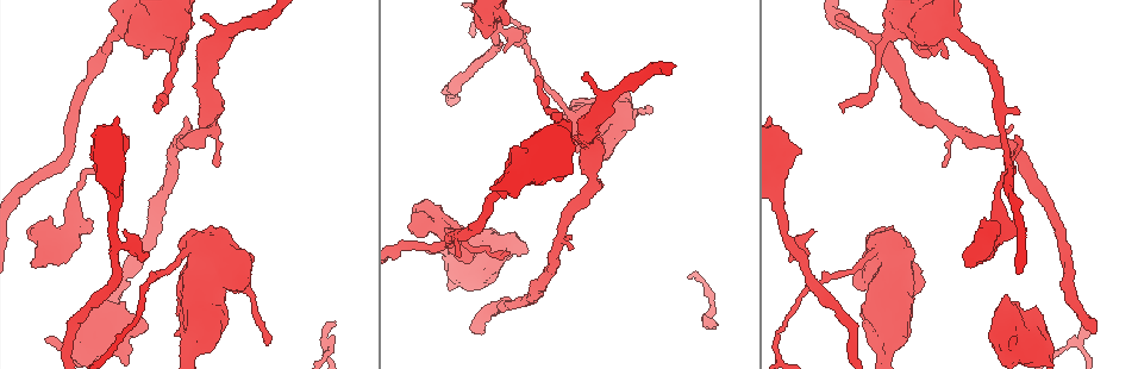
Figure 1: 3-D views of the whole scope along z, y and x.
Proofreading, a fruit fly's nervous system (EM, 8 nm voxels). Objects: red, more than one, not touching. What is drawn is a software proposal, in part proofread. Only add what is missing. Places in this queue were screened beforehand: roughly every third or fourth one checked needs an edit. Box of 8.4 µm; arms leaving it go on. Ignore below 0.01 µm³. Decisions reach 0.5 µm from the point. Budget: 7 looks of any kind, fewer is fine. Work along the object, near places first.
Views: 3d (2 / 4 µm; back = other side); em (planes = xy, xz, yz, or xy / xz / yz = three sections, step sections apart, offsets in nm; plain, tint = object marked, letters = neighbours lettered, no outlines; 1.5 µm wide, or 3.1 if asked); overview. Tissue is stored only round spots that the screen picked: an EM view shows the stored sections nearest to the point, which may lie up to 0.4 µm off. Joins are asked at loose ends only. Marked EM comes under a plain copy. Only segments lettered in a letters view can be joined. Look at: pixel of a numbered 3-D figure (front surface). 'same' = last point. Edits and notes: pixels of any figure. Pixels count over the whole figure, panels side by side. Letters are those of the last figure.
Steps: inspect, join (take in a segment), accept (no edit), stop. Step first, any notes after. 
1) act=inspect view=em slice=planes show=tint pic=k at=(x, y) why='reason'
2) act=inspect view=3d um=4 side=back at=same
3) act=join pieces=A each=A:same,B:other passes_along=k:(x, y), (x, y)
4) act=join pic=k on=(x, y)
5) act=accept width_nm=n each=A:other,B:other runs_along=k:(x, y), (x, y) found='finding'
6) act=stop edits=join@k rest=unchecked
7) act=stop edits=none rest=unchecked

act=inspect view=em slice=planes show=tint pic=1 at=(798, 150) why='free end'

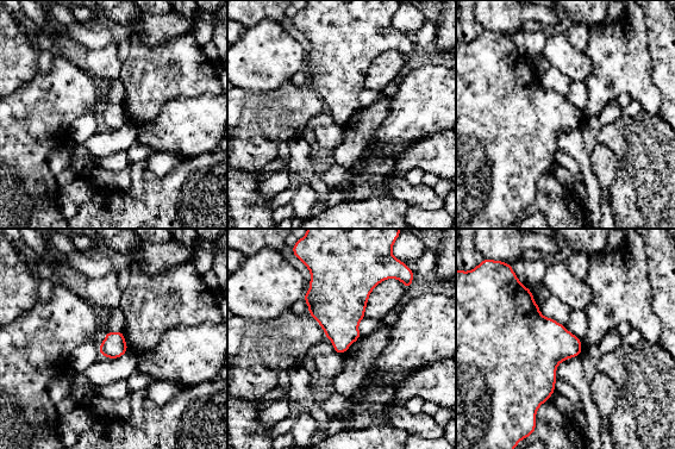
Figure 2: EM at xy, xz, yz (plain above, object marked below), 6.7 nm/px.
act=inspect view=em slice=planes show=letters at=same why='see the neighbours'

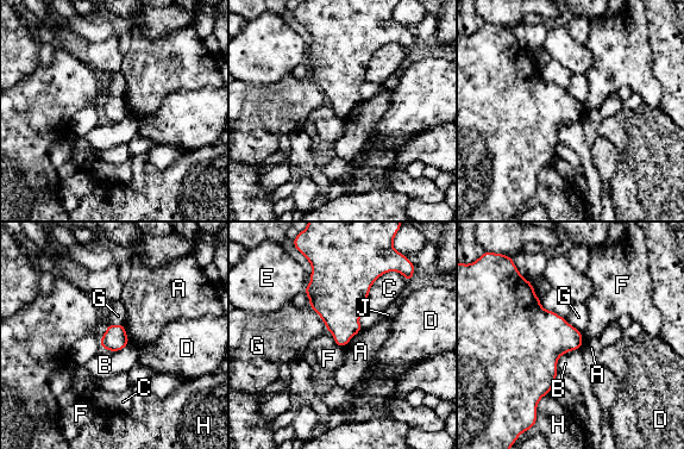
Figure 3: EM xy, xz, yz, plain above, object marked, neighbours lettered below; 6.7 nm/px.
act=accept each=A:other,B:other,C:other,D:other,E:other,F:other,G:other,H:other,J:other border=3:(361, 329), (343, 347) found='no lettered segment goes on from it'

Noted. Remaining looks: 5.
act=inspect view=em slice=xy step=8 show=tint pic=1 at=(535, 80) why='tapers out'

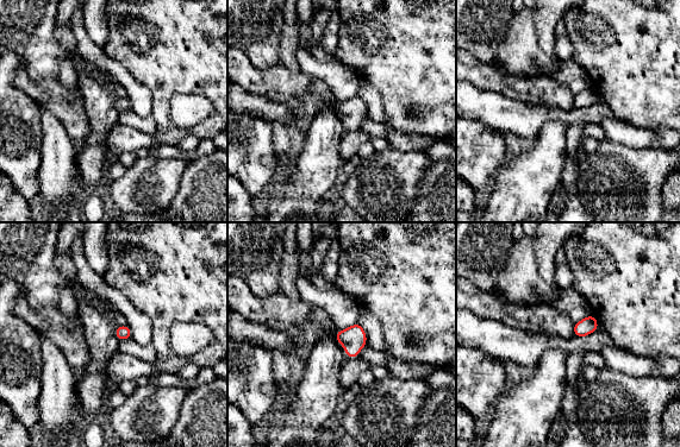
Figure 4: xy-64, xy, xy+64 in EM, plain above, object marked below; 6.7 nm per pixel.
act=inspect view=em slice=planes show=letters at=same why='another direction'

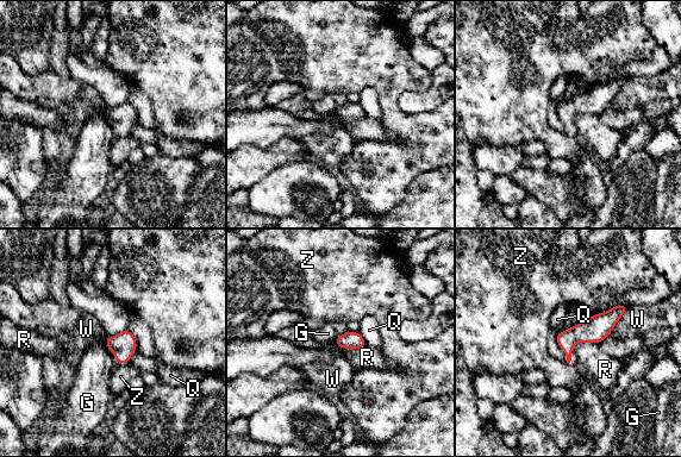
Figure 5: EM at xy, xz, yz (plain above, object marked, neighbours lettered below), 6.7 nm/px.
act=accept each=G:other,Q:other,R:other,W:other,Z:other runs_along=5:(623, 307), (562, 344) found='no lettered segment goes on from it'

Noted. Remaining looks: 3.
act=inspect view=3d um=2 pic=1 at=(427, 253)

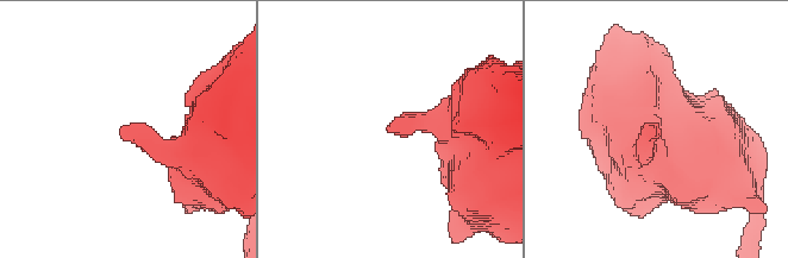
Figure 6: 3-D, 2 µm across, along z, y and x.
act=inspect view=em slice=planes show=letters pic=6 at=(120, 134)

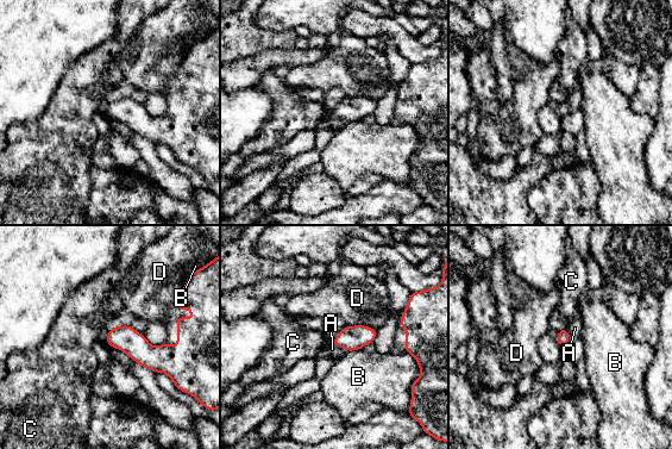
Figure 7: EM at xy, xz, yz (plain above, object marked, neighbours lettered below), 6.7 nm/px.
act=join pieces=A each=A:same,B:other,C:other,D:other passes_along=7:(350, 338), (340, 347), (332, 349) found='the neuron continues'

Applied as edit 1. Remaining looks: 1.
act=stop edits=join@7 rest=unchecked

